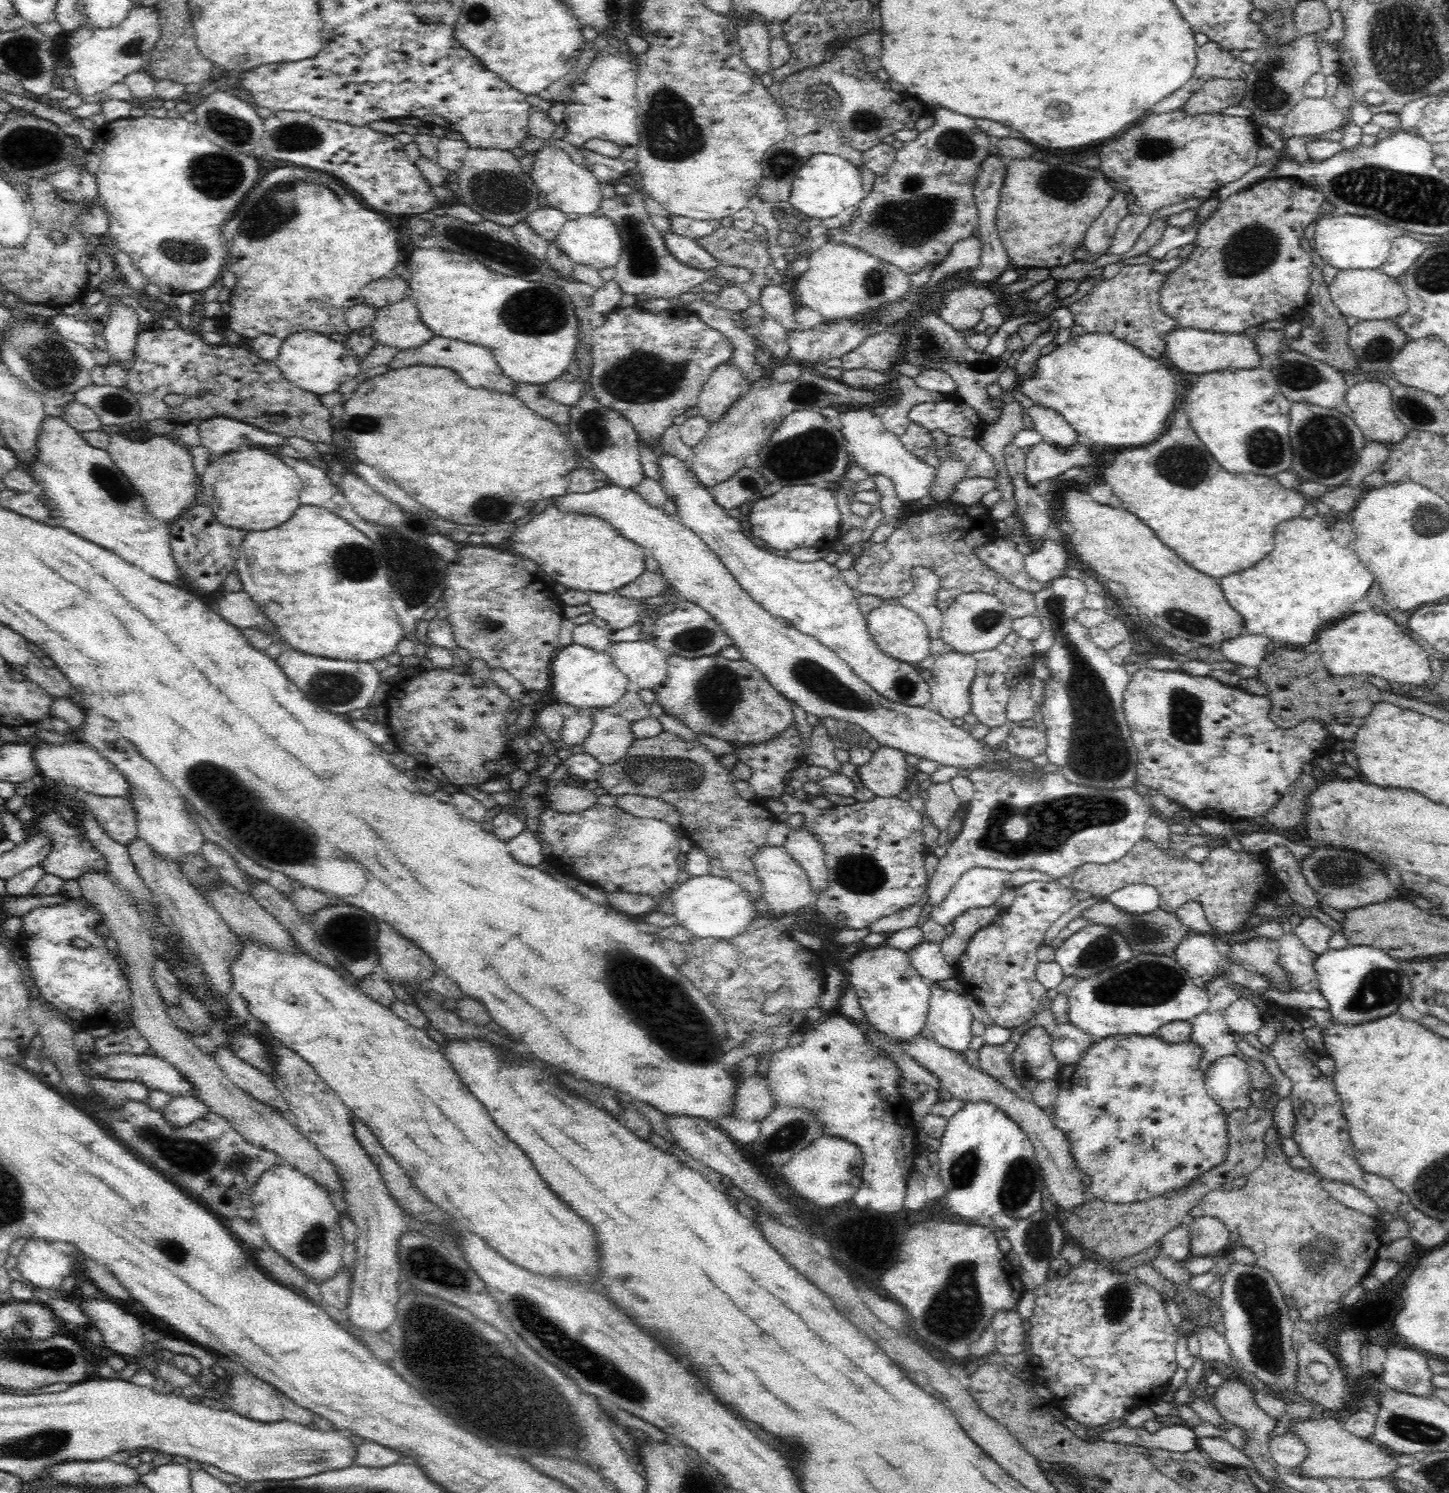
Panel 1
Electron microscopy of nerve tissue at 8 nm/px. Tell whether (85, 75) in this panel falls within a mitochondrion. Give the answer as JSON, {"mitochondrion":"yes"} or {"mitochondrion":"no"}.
{"mitochondrion":"no"}

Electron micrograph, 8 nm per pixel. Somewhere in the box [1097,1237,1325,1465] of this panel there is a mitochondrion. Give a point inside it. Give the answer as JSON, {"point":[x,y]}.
{"point":[1267,1348]}

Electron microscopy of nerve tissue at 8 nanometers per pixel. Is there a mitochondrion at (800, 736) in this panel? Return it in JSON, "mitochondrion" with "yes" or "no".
{"mitochondrion":"no"}

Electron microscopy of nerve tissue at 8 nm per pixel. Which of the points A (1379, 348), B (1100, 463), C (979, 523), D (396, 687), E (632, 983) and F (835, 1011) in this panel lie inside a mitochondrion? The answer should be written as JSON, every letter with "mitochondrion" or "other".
{"A":"mitochondrion","B":"other","C":"other","D":"other","E":"mitochondrion","F":"other"}

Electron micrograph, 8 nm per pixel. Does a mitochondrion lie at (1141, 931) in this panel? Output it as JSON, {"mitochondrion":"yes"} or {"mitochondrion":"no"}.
{"mitochondrion":"yes"}

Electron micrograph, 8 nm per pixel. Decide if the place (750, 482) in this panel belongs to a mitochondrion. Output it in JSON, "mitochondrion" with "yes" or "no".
{"mitochondrion":"yes"}

